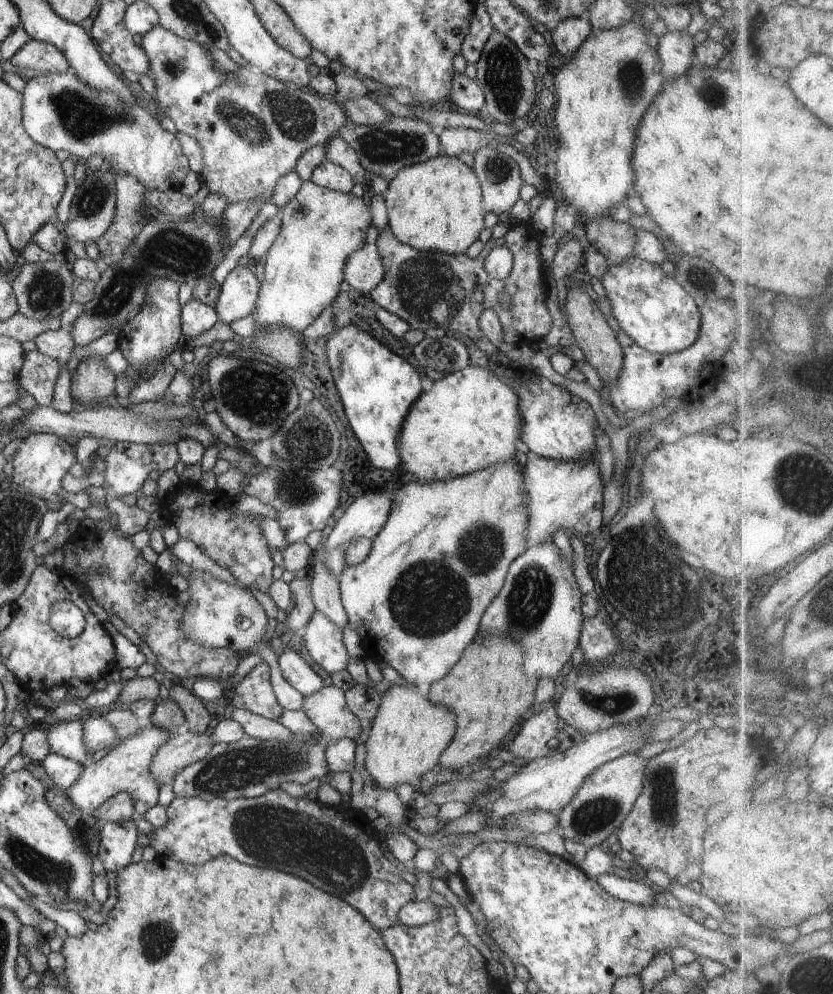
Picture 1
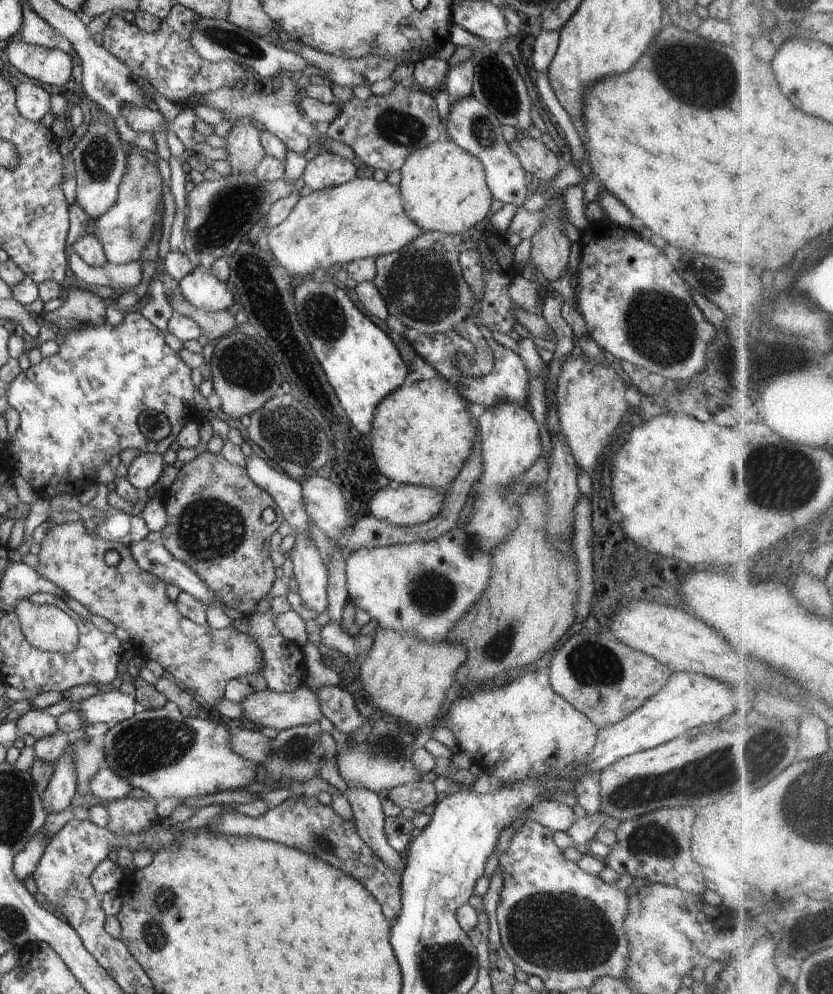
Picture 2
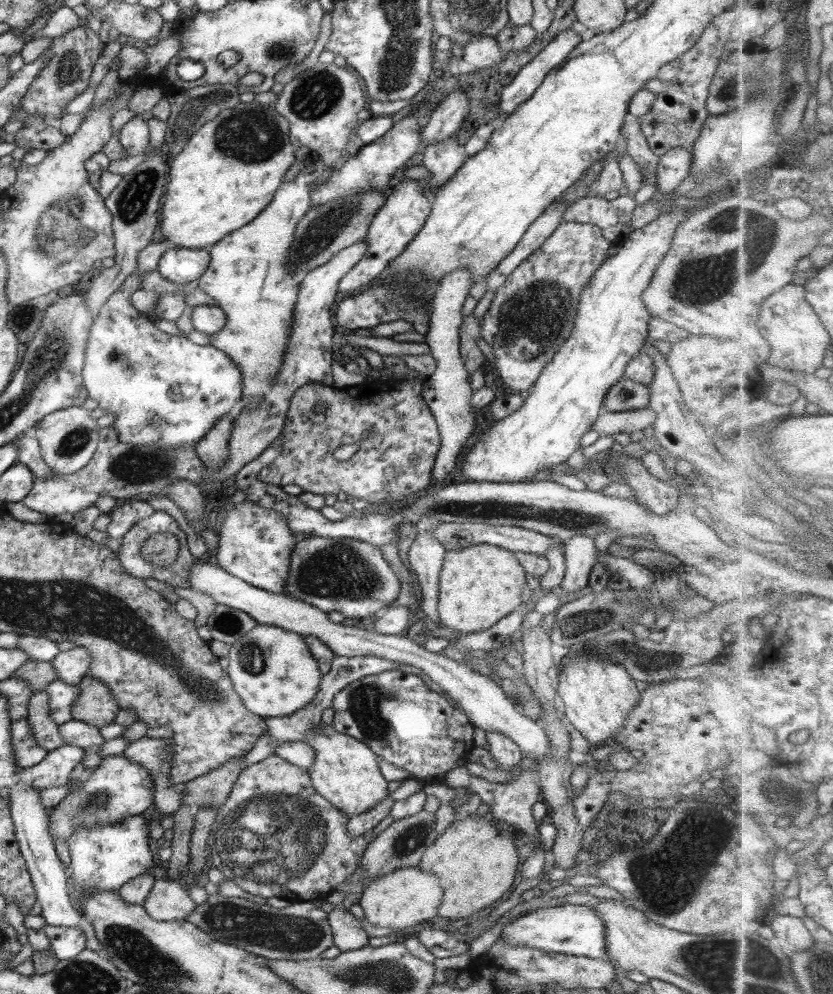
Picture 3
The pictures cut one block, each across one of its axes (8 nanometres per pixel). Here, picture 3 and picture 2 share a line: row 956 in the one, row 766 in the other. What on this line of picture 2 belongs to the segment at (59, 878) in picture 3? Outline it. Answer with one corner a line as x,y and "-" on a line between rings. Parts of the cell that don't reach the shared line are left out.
102,766
90,778
90,792
103,802
118,801
132,792
132,784
113,772
110,766

